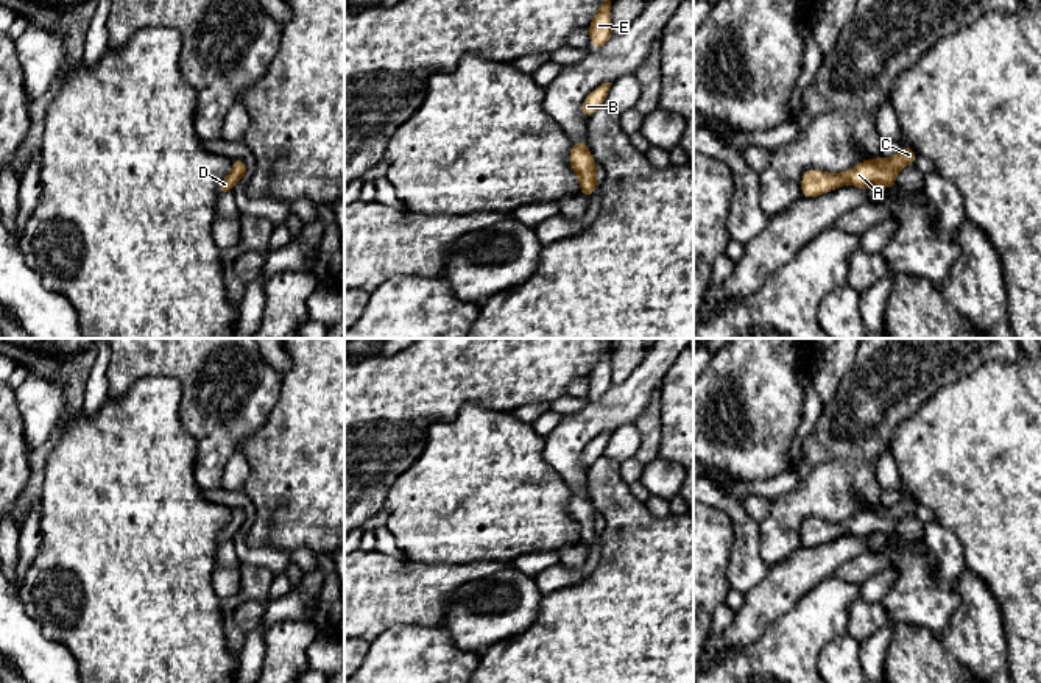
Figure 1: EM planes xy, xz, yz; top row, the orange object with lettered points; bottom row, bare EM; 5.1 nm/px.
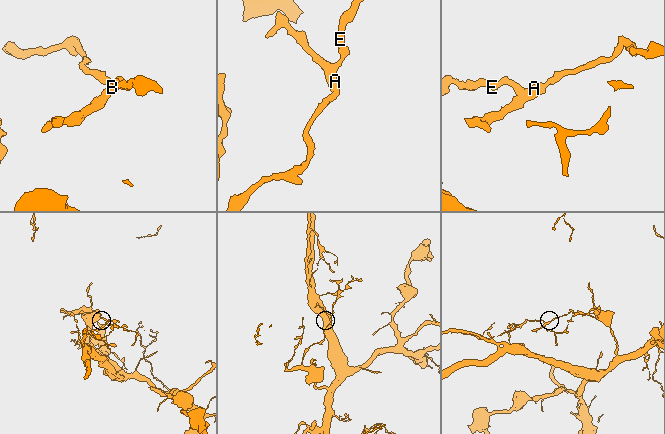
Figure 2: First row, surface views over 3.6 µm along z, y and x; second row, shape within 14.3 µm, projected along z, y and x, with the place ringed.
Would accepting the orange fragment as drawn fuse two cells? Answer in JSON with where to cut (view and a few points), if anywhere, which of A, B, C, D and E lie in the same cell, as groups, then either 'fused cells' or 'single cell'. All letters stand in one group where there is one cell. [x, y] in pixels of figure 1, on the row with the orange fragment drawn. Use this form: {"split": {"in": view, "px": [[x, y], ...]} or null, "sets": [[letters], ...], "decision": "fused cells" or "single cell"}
{"split": null, "sets": [["A", "B", "C", "D", "E"]], "decision": "single cell"}

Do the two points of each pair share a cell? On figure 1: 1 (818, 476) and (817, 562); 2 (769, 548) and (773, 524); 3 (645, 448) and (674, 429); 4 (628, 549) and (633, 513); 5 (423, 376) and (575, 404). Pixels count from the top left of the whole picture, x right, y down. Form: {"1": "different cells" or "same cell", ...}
{"1": "different cells", "2": "same cell", "3": "different cells", "4": "different cells", "5": "different cells"}

